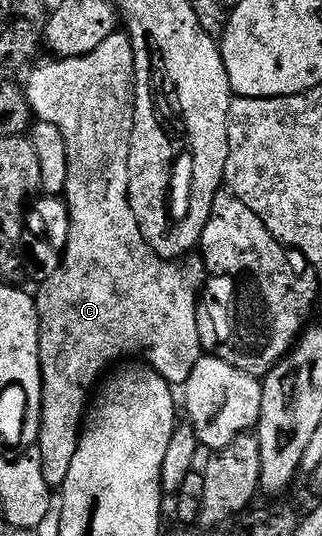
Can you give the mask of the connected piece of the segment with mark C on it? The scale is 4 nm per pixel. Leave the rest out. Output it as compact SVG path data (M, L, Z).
M119 32L108 36L96 52L85 54L79 58L60 58L42 62L30 74L30 79L24 82L24 91L27 104L30 105L31 115L39 122L56 124L60 128L60 136L64 136L64 148L68 152L68 180L64 191L64 201L67 212L70 214L70 231L62 250L62 263L60 268L48 279L37 287L36 305L38 308L38 335L40 336L40 364L42 365L42 426L37 432L37 453L42 460L44 480L52 488L61 488L64 480L68 480L68 472L72 469L72 456L76 456L79 437L84 429L84 415L88 410L88 403L96 390L96 383L103 377L102 369L105 366L113 367L117 358L122 360L141 360L145 365L152 367L171 387L185 387L188 376L192 374L192 368L204 356L204 347L200 340L200 328L198 327L198 311L200 298L190 286L182 283L181 265L166 262L144 240L140 232L140 224L136 224L136 216L132 216L132 204L128 196L128 156L130 155L130 141L134 131L134 95L128 92L128 83L134 76L134 53L130 37L125 32Z

